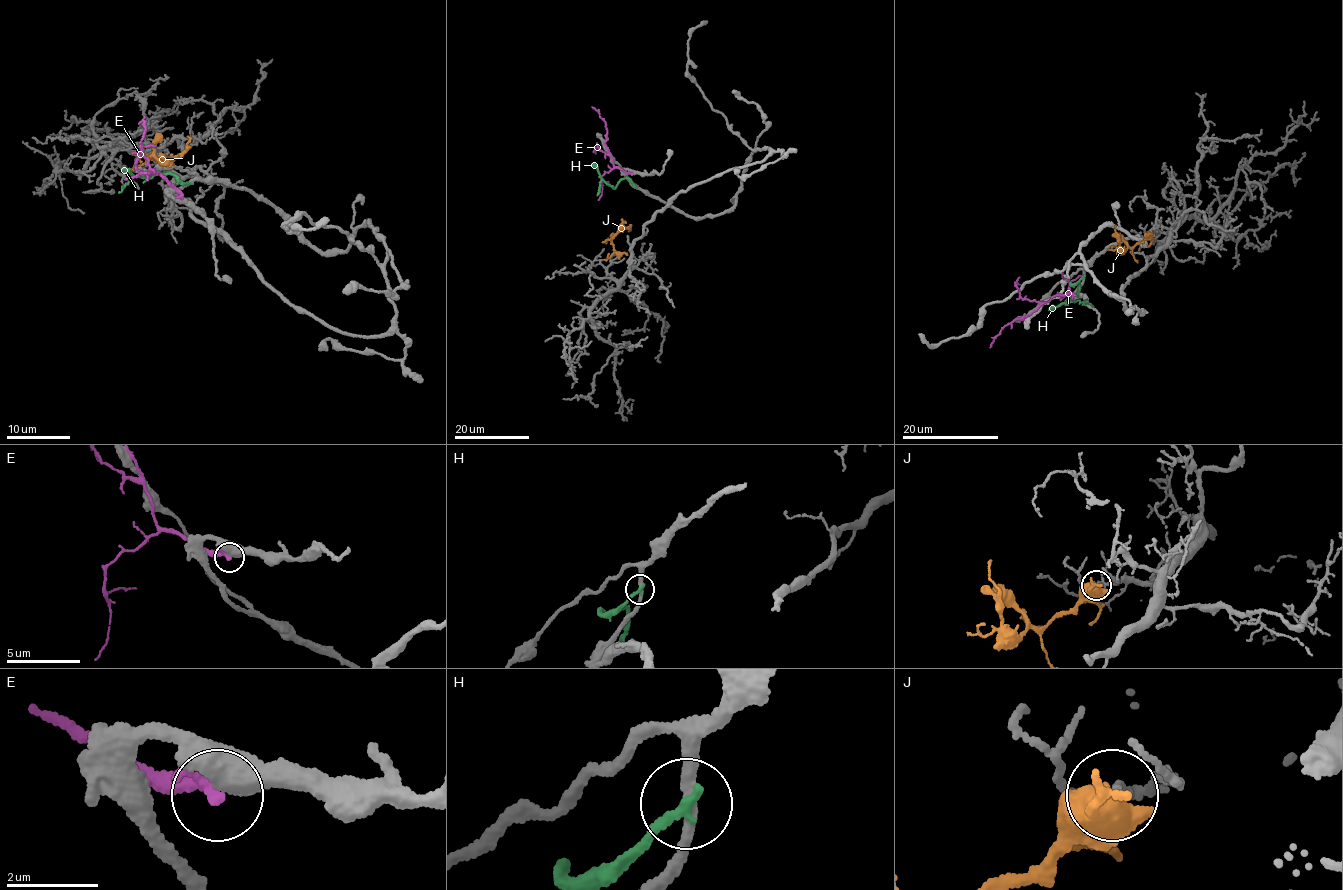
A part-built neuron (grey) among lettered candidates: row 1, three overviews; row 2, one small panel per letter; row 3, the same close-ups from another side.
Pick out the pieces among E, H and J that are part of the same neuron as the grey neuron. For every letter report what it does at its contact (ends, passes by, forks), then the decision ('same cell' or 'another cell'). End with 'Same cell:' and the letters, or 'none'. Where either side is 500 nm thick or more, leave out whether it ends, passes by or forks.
E: it ends there; another cell
H: it ends there; another cell
J: another cell
Same cell: none

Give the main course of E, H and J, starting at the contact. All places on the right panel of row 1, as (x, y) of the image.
E: (1075, 296), (1055, 295), (1029, 315), (1009, 322), (989, 347)
H: (1083, 277), (1071, 284), (1079, 285), (1070, 299), (1094, 306)
J: (1150, 234), (1124, 250), (1115, 235), (1115, 225)

